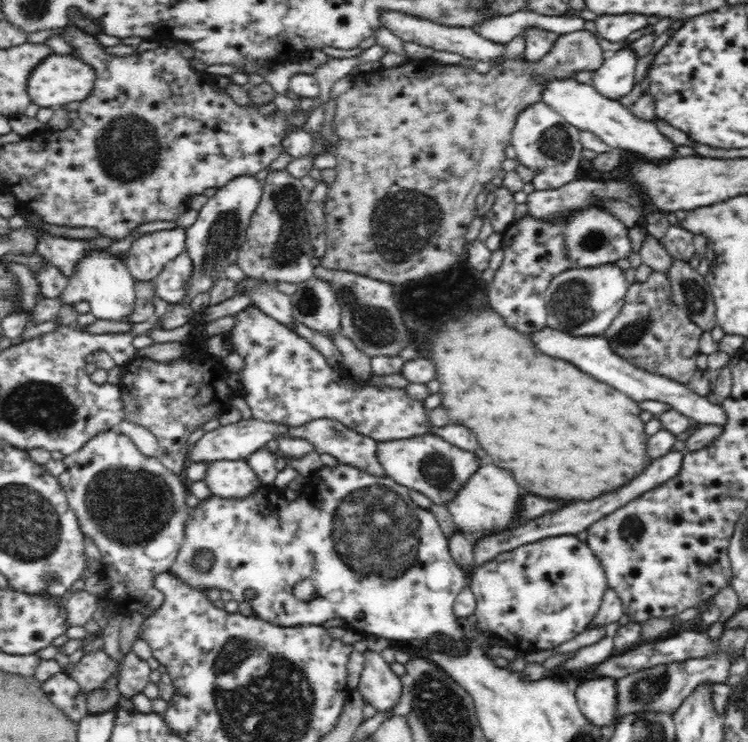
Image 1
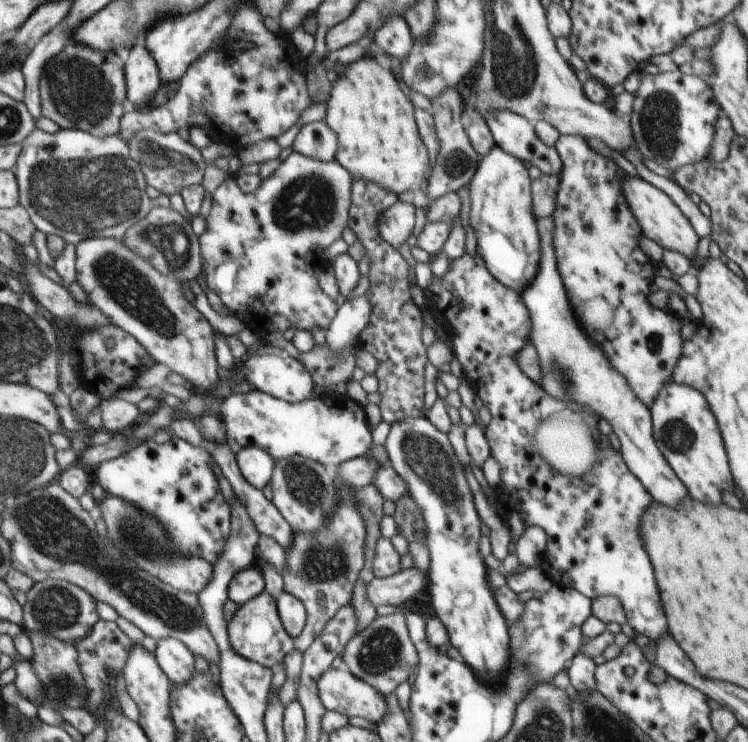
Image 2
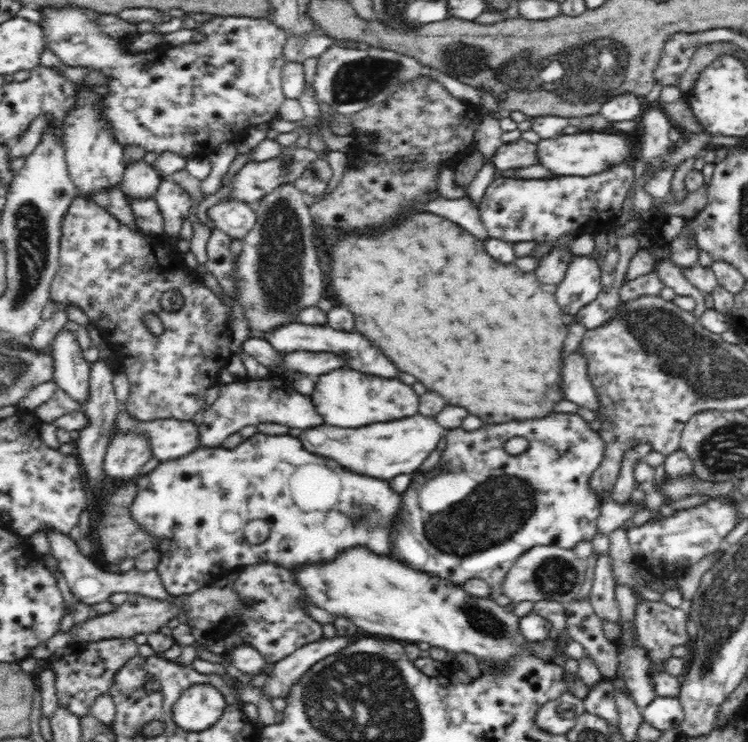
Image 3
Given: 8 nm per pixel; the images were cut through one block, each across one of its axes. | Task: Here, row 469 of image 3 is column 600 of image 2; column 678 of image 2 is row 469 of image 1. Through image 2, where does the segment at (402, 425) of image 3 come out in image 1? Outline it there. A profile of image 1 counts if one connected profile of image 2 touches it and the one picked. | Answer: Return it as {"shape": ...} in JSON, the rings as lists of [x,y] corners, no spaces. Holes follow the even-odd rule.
{"shape":[[[493,463],[482,464],[445,507],[452,514],[455,525],[462,533],[475,536],[492,535],[492,532],[502,533],[502,530],[505,531],[517,518],[523,491],[508,470],[502,470]]]}

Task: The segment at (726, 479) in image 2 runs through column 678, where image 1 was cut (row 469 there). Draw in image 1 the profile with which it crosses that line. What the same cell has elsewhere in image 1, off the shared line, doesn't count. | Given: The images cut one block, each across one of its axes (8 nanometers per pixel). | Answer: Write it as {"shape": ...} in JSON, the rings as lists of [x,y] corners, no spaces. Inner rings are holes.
{"shape":[[[433,434],[380,442],[377,448],[378,461],[387,476],[406,488],[421,492],[438,506],[450,503],[455,498],[454,494],[482,466],[482,460],[474,452],[458,449]]]}

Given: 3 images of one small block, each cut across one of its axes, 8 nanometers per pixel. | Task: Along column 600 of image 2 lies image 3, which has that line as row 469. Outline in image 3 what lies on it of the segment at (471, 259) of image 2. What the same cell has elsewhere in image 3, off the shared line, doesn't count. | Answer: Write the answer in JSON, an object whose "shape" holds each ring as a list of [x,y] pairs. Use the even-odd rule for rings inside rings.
{"shape":[[[553,413],[550,417],[546,418],[534,418],[534,420],[510,420],[506,424],[484,424],[479,430],[474,430],[474,432],[468,432],[468,430],[463,430],[458,428],[456,430],[450,429],[447,430],[446,434],[446,449],[441,455],[440,462],[438,466],[426,476],[422,476],[422,472],[416,472],[416,486],[410,484],[410,488],[405,490],[400,494],[401,496],[401,510],[397,515],[397,518],[394,519],[394,530],[392,530],[392,556],[400,562],[406,562],[410,568],[414,570],[422,570],[422,572],[432,572],[440,578],[446,578],[446,580],[452,581],[454,584],[463,585],[468,578],[482,578],[486,580],[490,586],[493,593],[497,594],[500,591],[501,584],[504,582],[505,574],[509,571],[509,568],[516,562],[518,556],[522,556],[526,550],[534,548],[534,546],[558,546],[560,548],[573,549],[578,542],[582,540],[591,541],[594,538],[595,533],[597,532],[597,520],[600,517],[600,508],[602,507],[603,501],[599,499],[599,496],[589,487],[589,478],[591,474],[600,467],[600,463],[604,458],[605,451],[605,441],[599,436],[598,432],[595,432],[590,428],[589,424],[577,414],[558,414]],[[514,437],[525,438],[529,443],[528,449],[525,452],[522,452],[517,455],[510,455],[505,450],[505,444]],[[422,524],[426,526],[426,538],[434,544],[434,546],[426,546],[426,544],[420,544],[420,542],[412,542],[410,544],[410,538],[414,538],[414,534],[418,534],[418,530],[422,530]]]}

